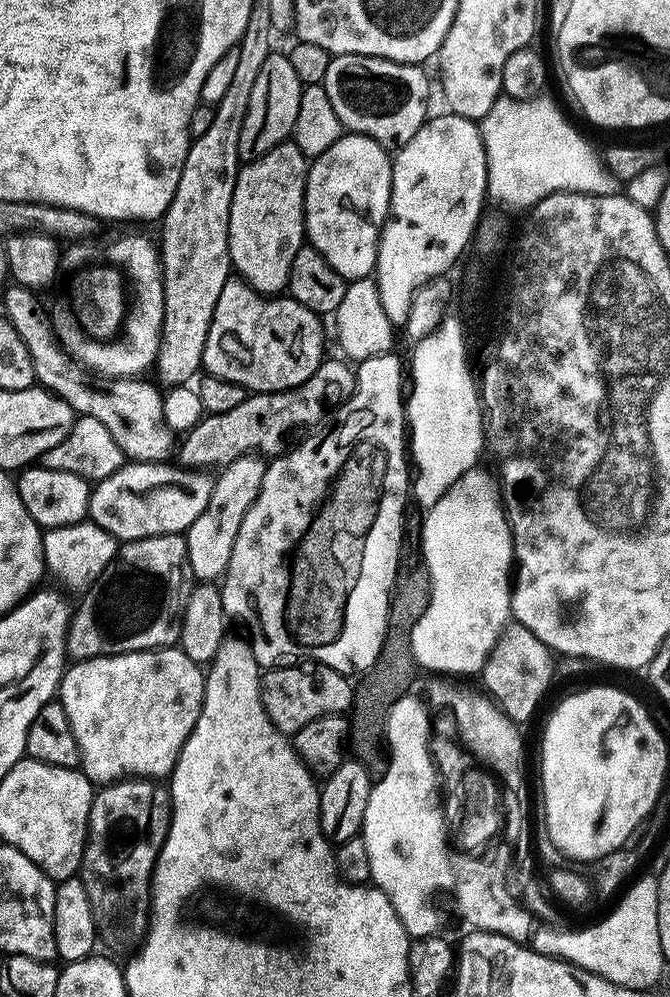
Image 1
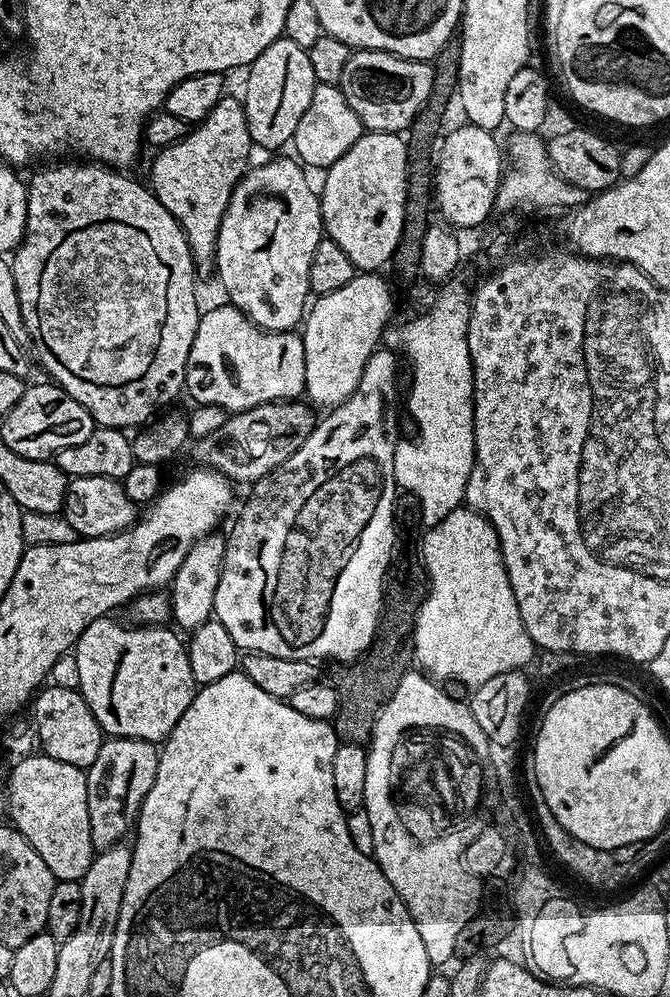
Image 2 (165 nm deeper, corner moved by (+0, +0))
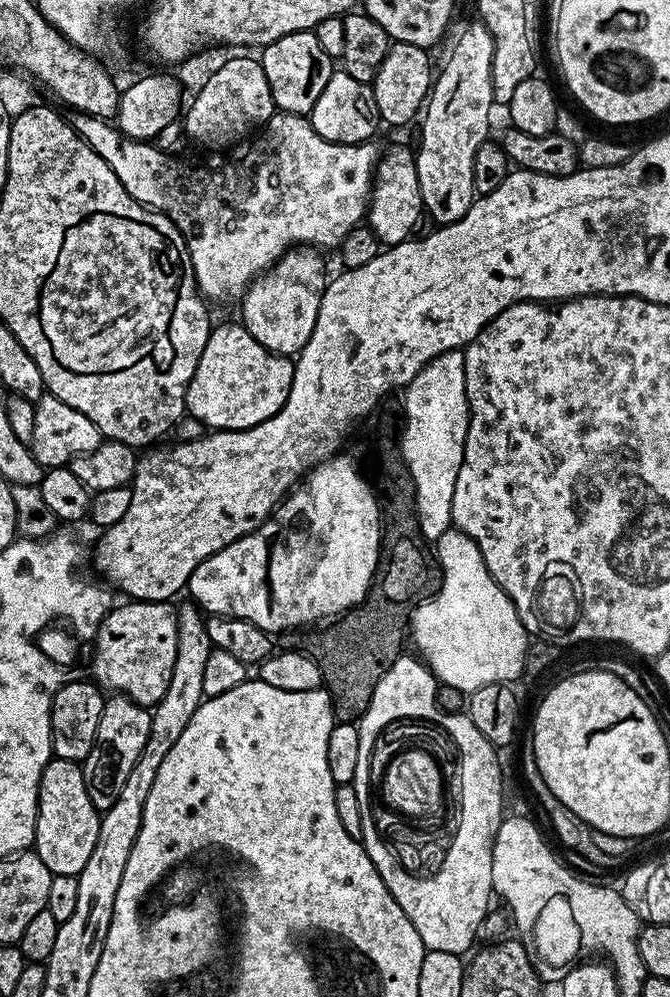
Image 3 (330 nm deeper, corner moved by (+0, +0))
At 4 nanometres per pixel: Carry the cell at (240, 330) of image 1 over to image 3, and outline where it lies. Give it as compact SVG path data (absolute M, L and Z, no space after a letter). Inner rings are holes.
M243 323L220 324L211 329L206 338L206 350L202 350L202 358L198 358L198 366L194 370L194 378L190 378L184 406L187 415L198 418L208 430L223 430L226 432L241 432L243 428L253 428L266 418L274 418L278 410L286 402L290 394L290 386L294 382L295 363L287 356L279 356L276 352L266 350L256 341Z

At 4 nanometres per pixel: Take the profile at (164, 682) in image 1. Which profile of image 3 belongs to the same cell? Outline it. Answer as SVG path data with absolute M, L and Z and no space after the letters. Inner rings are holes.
M137 600L135 602L127 602L121 606L113 607L112 611L108 613L108 617L100 624L100 631L96 634L94 641L94 647L96 647L96 653L92 656L92 672L95 683L99 685L101 689L111 690L113 693L121 696L129 696L134 702L143 704L145 706L155 706L156 703L162 698L162 694L166 694L166 686L170 686L170 674L174 670L174 658L178 654L178 622L176 621L176 608L171 603L161 602L158 600Z

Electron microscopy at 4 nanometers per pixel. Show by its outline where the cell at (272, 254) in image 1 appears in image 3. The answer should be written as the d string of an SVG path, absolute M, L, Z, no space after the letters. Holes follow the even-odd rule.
M293 246L244 292L240 312L244 329L266 350L279 356L295 357L310 342L314 322L318 322L318 306L326 287L324 260L311 246Z

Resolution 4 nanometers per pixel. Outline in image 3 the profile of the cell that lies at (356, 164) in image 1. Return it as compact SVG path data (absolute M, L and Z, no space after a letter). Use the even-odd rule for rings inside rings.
M392 148L385 151L376 166L372 182L372 195L366 213L367 227L380 240L381 245L401 244L417 231L416 223L422 217L420 191L418 190L418 170L413 149Z

